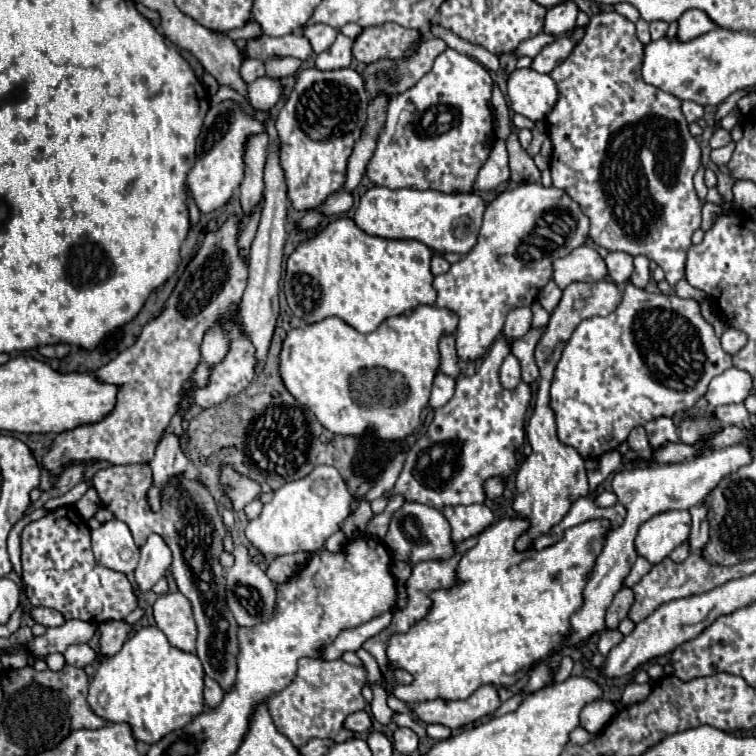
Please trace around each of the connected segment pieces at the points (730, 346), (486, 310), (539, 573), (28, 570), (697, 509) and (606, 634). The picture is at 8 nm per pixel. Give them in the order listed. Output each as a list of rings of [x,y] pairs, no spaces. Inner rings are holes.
[[[726,328],[726,332],[722,334],[720,340],[722,340],[722,348],[724,348],[730,356],[738,354],[738,352],[746,346],[746,334],[740,332],[740,330],[736,330],[736,328]]]
[[[522,184],[514,190],[502,192],[486,206],[476,246],[466,254],[466,258],[452,264],[446,274],[434,278],[434,290],[438,292],[436,306],[448,308],[460,318],[456,330],[456,350],[460,360],[476,360],[490,350],[492,342],[502,334],[506,314],[518,306],[530,306],[536,300],[538,292],[552,278],[552,262],[582,246],[586,242],[586,230],[588,222],[578,210],[578,204],[554,186],[544,188],[542,184]]]
[[[516,516],[516,518],[502,518],[502,520],[494,522],[490,528],[486,528],[482,534],[478,534],[478,544],[476,544],[470,552],[466,552],[466,554],[462,556],[460,564],[458,564],[458,578],[462,580],[462,584],[460,584],[460,586],[454,586],[452,590],[440,590],[440,592],[434,592],[434,594],[432,594],[434,606],[432,606],[432,612],[426,616],[426,624],[424,624],[424,620],[422,620],[422,622],[416,622],[406,634],[394,634],[394,636],[390,638],[390,644],[388,644],[386,654],[388,654],[390,662],[392,662],[392,668],[394,668],[394,666],[404,668],[404,670],[408,670],[408,672],[414,676],[414,680],[412,680],[410,686],[398,686],[398,688],[394,688],[394,694],[396,694],[400,700],[404,700],[408,706],[412,706],[414,702],[434,700],[434,698],[464,700],[464,698],[468,698],[474,690],[478,690],[478,688],[484,686],[484,684],[492,684],[492,686],[512,686],[512,684],[516,684],[516,680],[522,676],[522,672],[530,672],[532,664],[544,662],[552,652],[558,652],[558,650],[566,644],[566,638],[568,638],[568,634],[570,634],[570,630],[572,630],[572,626],[570,626],[570,616],[572,616],[574,612],[578,612],[578,610],[582,608],[582,604],[584,604],[584,600],[582,600],[582,590],[586,588],[586,582],[588,582],[588,578],[590,578],[592,570],[594,570],[596,558],[598,558],[600,552],[602,552],[602,546],[604,546],[604,540],[606,540],[604,536],[610,532],[610,520],[606,520],[606,518],[596,518],[596,520],[586,520],[584,524],[578,524],[578,526],[574,526],[574,528],[568,528],[568,530],[564,532],[564,538],[562,538],[560,542],[556,542],[556,544],[544,548],[544,550],[536,550],[536,548],[534,548],[532,554],[530,554],[530,556],[524,554],[526,558],[522,560],[522,552],[518,552],[514,544],[516,544],[516,540],[518,540],[528,528],[530,528],[530,520],[524,518],[524,516]]]
[[[62,506],[46,514],[38,522],[30,522],[22,530],[22,580],[26,584],[26,598],[32,606],[46,606],[62,612],[66,620],[76,618],[92,624],[102,624],[106,620],[122,620],[138,604],[132,584],[124,574],[104,568],[96,562],[90,550],[90,530],[88,524],[78,516],[74,506]]]
[[[698,504],[690,508],[692,514],[692,534],[690,534],[690,550],[702,550],[708,544],[708,520],[706,520],[706,504]]]
[[[604,630],[604,632],[600,634],[600,640],[598,640],[598,652],[606,656],[606,654],[610,652],[610,648],[616,646],[622,638],[624,638],[624,636],[622,636],[618,630]]]

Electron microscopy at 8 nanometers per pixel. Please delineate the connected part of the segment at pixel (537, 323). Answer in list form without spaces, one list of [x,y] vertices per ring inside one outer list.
[[[535,301],[531,305],[533,312],[532,328],[541,328],[548,324],[550,314],[541,306],[539,301]]]

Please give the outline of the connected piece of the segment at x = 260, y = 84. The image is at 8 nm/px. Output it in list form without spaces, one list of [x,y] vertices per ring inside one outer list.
[[[264,76],[264,78],[258,78],[252,84],[248,84],[246,100],[254,110],[270,112],[276,106],[282,90],[284,90],[284,86],[278,80]]]

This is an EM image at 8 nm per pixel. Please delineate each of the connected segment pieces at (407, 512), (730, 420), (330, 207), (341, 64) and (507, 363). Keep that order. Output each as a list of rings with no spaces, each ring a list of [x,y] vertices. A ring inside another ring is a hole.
[[[404,502],[404,506],[392,514],[384,544],[396,560],[410,564],[418,564],[424,560],[442,560],[454,554],[454,544],[450,540],[450,524],[446,522],[444,514],[420,502]]]
[[[730,404],[730,406],[718,406],[712,410],[712,418],[722,424],[744,424],[748,422],[748,410],[744,408],[744,404]]]
[[[336,192],[334,196],[328,196],[326,198],[326,202],[324,202],[324,210],[326,210],[326,214],[344,214],[344,212],[348,212],[350,208],[352,208],[352,204],[354,204],[354,198],[350,196],[350,194],[346,194],[346,192]]]
[[[338,32],[334,44],[316,56],[316,68],[323,71],[348,68],[352,62],[352,44],[352,38]]]
[[[508,354],[500,368],[500,384],[508,390],[514,390],[520,384],[520,364],[514,354]]]

